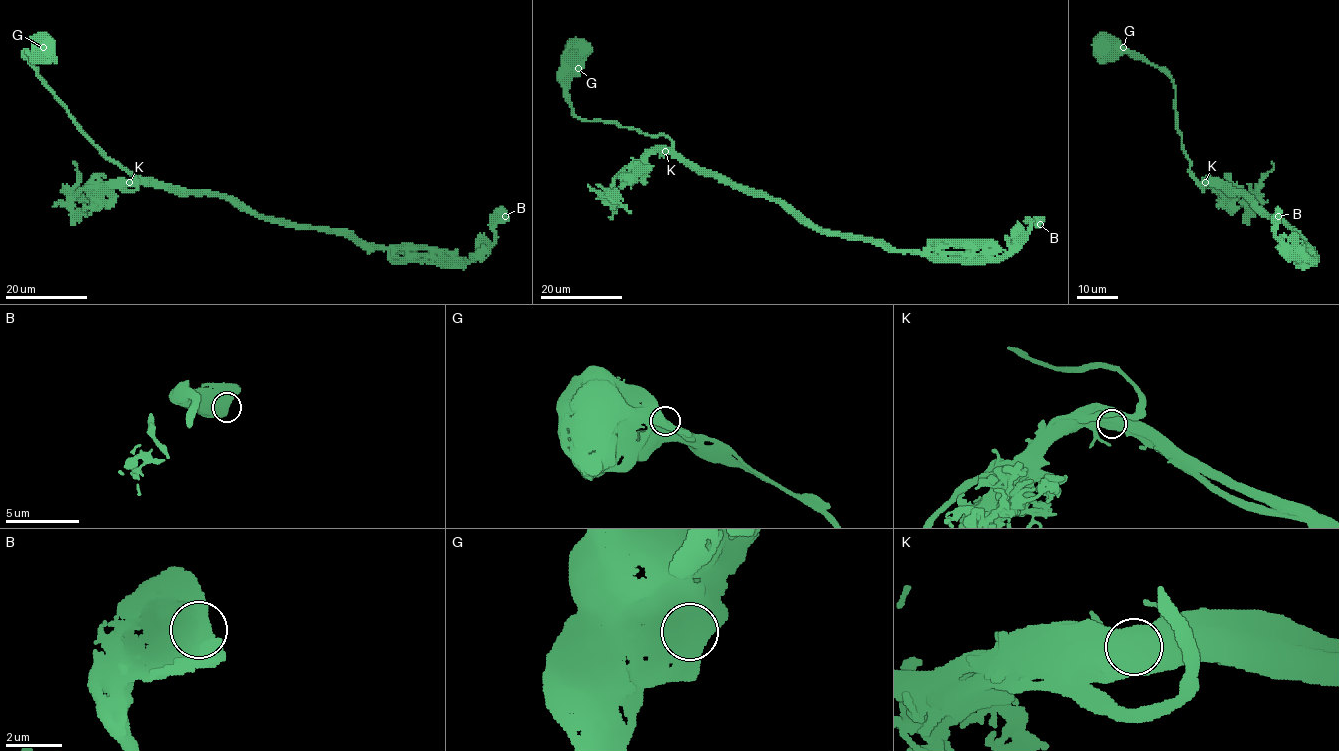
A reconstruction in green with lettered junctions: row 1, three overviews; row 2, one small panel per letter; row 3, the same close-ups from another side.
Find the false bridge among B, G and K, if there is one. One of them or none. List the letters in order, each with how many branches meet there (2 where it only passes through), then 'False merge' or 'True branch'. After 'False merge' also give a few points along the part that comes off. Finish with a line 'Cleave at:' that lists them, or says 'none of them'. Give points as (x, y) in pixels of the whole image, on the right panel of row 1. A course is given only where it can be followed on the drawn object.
B: Branches: 1. True branch
G: Branches: 1. True branch
K: Branches: 1. False merge. Course of the part to remove: (1206, 182), (1220, 180), (1230, 189), (1241, 190), (1267, 215), (1297, 233), (1315, 260), (1276, 235), (1277, 207)
Cleave at: K

